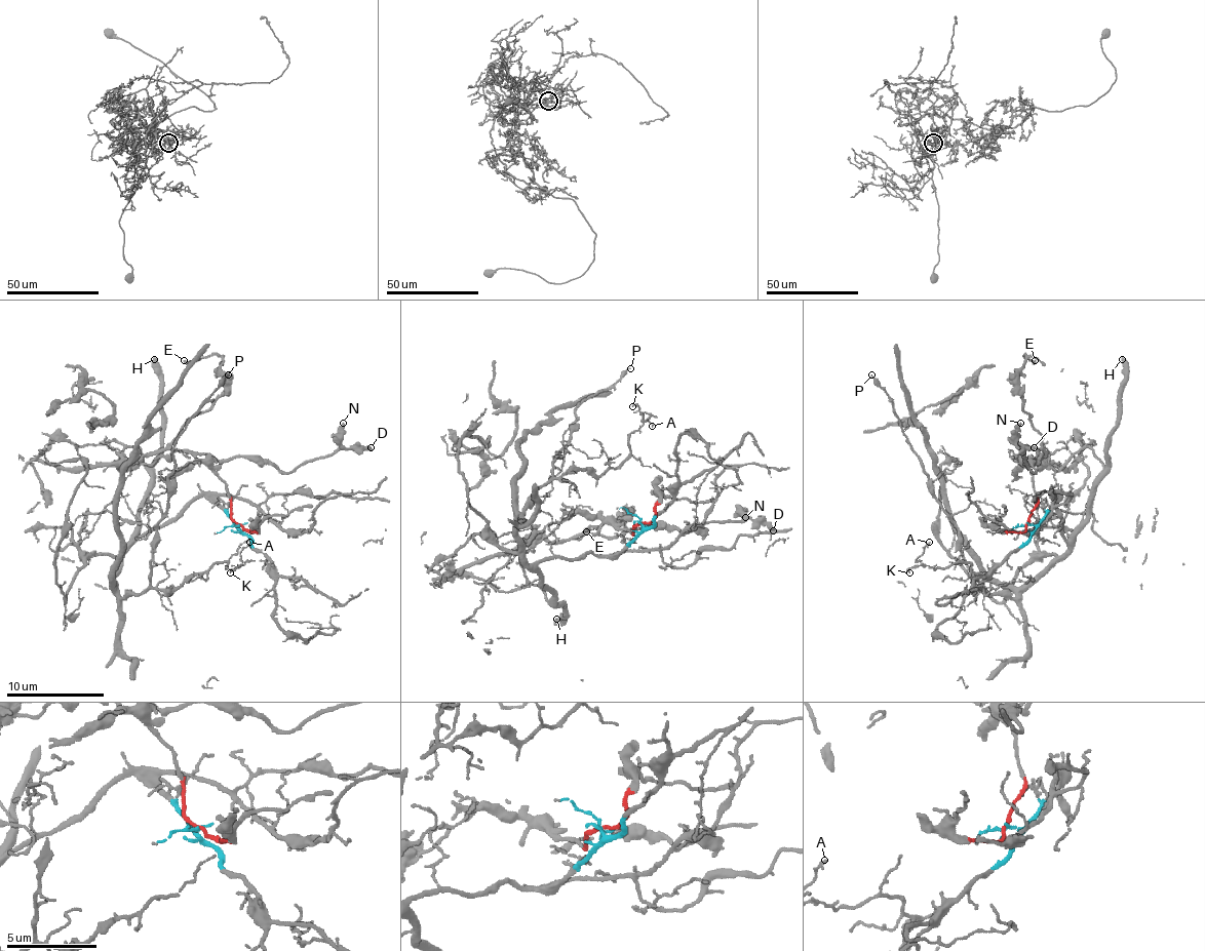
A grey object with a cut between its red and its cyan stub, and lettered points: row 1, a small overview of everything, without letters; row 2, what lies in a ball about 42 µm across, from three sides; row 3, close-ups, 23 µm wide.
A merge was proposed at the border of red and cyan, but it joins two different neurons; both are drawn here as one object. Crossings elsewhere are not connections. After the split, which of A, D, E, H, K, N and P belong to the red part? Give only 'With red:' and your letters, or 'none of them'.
With red: D, E, N

